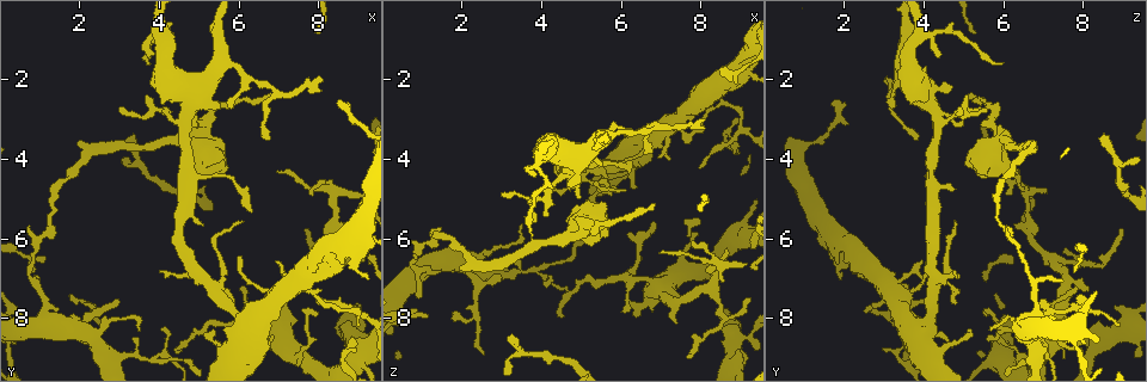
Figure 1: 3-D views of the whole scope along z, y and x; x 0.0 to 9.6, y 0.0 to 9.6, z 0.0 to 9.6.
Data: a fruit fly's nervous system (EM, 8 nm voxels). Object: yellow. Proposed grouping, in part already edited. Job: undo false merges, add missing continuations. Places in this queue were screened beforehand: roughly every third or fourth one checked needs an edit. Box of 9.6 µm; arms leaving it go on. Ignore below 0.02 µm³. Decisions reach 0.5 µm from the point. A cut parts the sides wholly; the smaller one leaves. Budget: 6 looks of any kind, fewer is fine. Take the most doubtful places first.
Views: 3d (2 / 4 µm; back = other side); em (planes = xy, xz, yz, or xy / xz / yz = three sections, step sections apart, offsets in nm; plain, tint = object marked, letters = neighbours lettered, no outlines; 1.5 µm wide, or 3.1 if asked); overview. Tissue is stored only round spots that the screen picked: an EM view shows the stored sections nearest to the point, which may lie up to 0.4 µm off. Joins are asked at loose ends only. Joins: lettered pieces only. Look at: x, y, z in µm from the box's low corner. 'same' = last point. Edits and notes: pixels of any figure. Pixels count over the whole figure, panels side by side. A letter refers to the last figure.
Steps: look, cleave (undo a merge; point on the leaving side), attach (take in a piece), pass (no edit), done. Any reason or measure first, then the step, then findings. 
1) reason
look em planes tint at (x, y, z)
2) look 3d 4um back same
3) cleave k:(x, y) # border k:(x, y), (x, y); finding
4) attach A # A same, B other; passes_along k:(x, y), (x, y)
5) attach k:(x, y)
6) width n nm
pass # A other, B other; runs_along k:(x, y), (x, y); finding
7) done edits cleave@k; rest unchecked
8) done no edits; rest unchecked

free end
look em xy step 8 plain at (6.85, 8.45, 5.60)

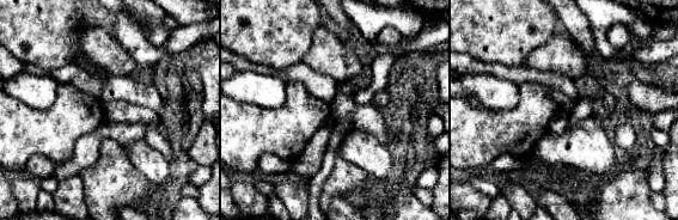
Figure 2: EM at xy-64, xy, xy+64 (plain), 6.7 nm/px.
look em xy step 8 letters same

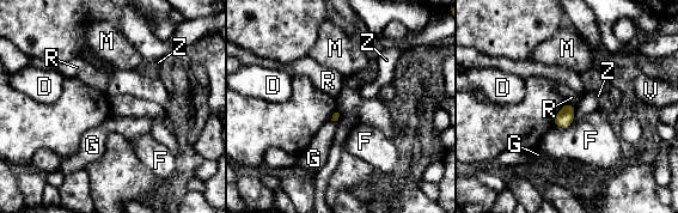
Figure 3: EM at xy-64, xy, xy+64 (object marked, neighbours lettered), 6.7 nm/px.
longest_contact Z 130 nm
pass # D other, F other, G other, M other, R other, V other, Z other; border 3:(575, 107), (570, 125); no lettered piece goes on from it

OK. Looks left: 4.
an open end
look em xz step 8 tint at (8.00, 1.90, 3.15)

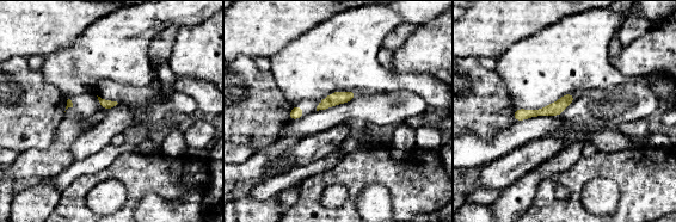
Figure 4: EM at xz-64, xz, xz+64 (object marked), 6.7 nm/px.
look em planes letters same

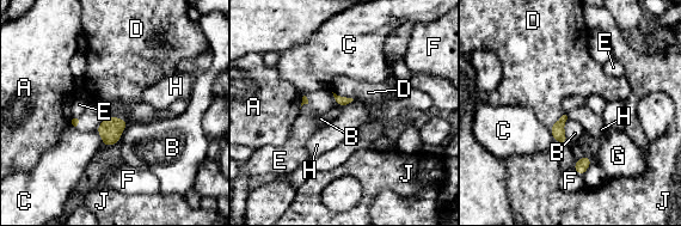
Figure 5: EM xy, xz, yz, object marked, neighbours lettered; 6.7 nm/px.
pass # A other, B other, C other, D other, E other, F other, G other, H other, J other; border 5:(353, 99), (344, 105); no lettered piece goes on from it

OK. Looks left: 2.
tapers out
look 3d 2um back at (4.55, 8.90, 7.95)

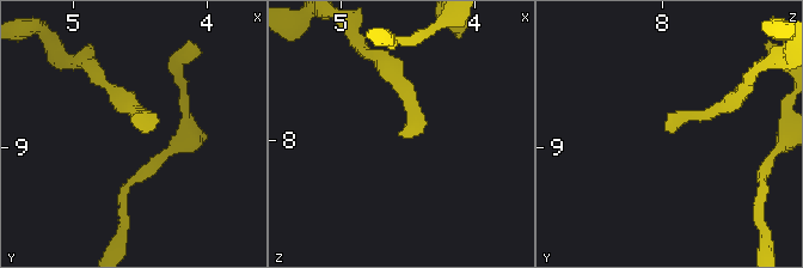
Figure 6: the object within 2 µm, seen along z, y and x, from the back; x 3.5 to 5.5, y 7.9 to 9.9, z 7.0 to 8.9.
now the EM
look em planes letters at (4.54, 8.86, 7.96)

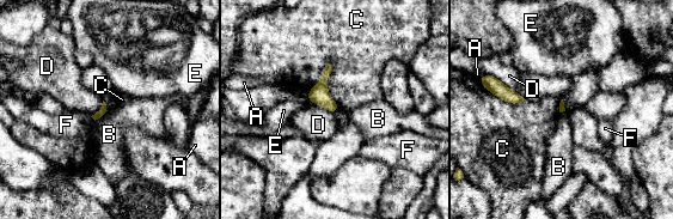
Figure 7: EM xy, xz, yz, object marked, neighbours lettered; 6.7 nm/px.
pass # A other, B other, C other, D other, E other, F other; border 7:(106, 110), (95, 121); no lettered piece goes on from it

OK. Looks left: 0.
done no edits; rest unchecked

